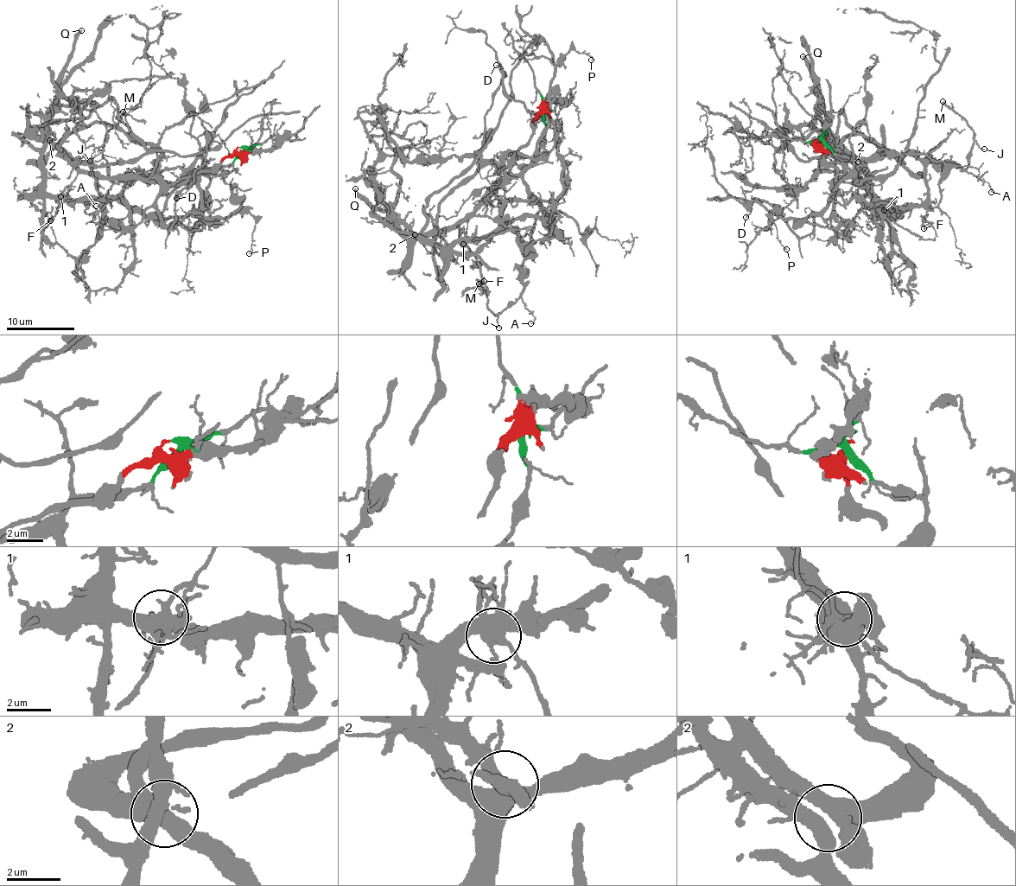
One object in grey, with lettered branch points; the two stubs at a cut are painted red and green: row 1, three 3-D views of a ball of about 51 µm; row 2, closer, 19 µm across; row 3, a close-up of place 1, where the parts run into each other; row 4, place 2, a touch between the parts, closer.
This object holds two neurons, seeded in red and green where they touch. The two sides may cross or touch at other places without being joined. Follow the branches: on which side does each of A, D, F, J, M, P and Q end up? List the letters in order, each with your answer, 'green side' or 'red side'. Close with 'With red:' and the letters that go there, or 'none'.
A: green side
D: green side
F: green side
J: green side
M: green side
P: green side
Q: green side
With red: none

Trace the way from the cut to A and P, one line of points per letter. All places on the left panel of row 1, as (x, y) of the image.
A: (239, 147), (231, 162), (168, 183), (174, 184), (180, 168), (124, 177), (96, 205)
P: (239, 147), (242, 150), (231, 162), (202, 171), (197, 186), (202, 214), (247, 213), (257, 224), (249, 253)

